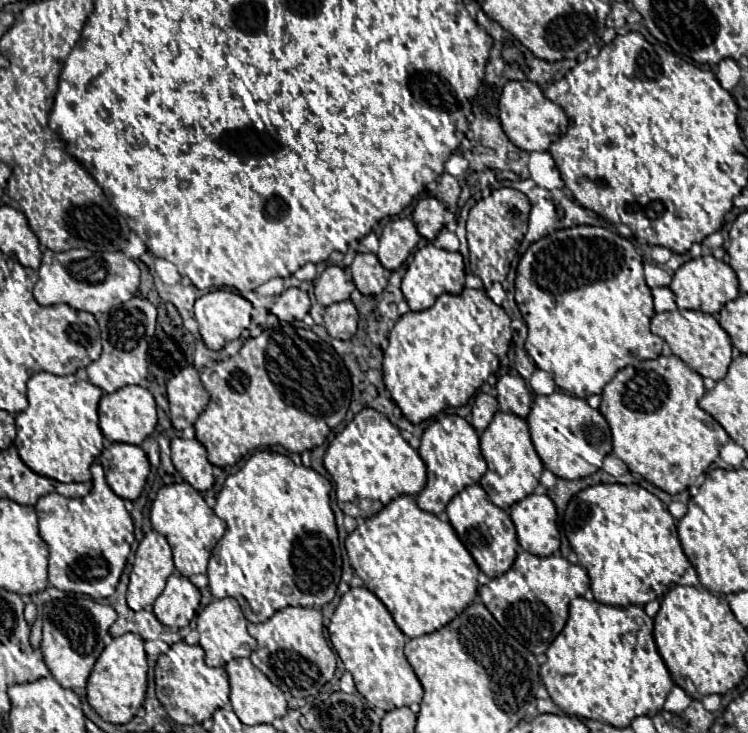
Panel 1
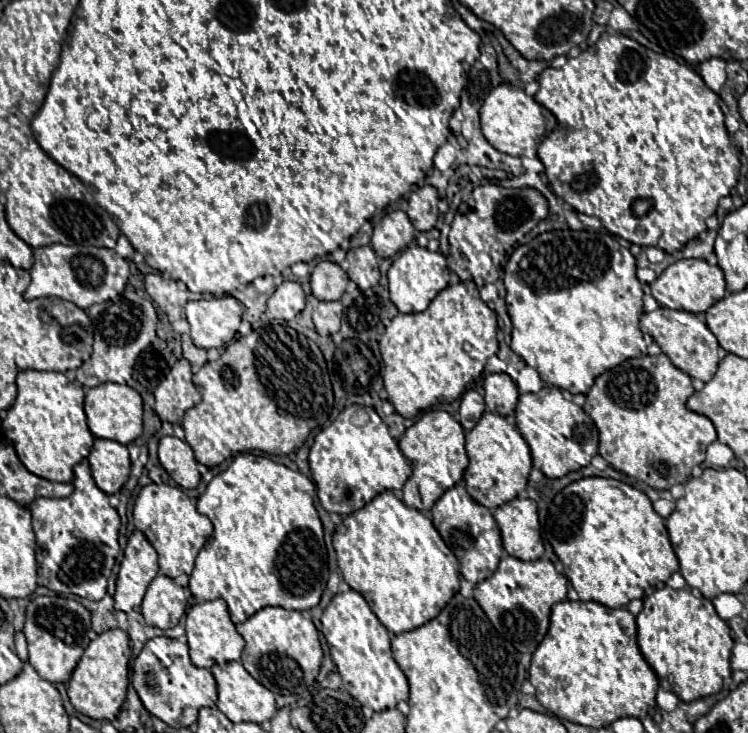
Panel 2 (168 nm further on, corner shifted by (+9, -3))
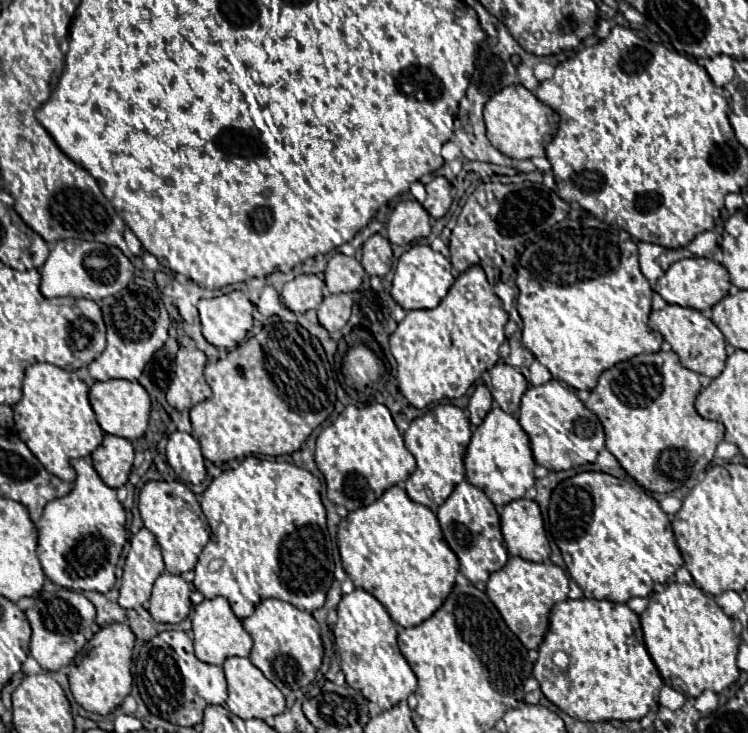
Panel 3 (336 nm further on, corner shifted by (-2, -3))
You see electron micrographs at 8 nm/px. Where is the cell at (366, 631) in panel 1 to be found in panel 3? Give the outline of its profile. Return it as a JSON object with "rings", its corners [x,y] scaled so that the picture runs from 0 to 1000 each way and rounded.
{"rings":[[[477,801],[472,809],[456,814],[445,864],[456,888],[456,913],[461,918],[464,935],[483,943],[488,954],[517,970],[555,945],[557,924],[533,888],[531,853],[520,842],[517,831],[496,809]]]}

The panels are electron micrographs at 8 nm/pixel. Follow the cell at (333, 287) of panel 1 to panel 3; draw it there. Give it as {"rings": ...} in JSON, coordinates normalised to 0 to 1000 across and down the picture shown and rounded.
{"rings":[[[448,345],[434,367],[434,389],[443,400],[472,400],[485,381],[483,359],[459,345]]]}

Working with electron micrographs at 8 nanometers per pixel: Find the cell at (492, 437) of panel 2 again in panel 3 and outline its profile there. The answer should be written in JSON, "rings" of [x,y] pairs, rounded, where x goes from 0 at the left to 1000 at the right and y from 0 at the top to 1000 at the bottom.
{"rings":[[[667,555],[656,558],[646,577],[635,585],[630,604],[622,618],[622,640],[624,656],[640,664],[662,692],[672,692],[689,681],[697,681],[707,664],[715,659],[715,626],[710,615],[710,604],[694,574],[670,561]]]}

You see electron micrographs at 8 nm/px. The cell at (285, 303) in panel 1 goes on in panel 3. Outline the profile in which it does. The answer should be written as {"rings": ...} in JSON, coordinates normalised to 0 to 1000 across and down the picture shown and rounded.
{"rings":[[[405,372],[378,392],[376,411],[392,427],[408,427],[413,422],[421,422],[426,411],[432,411],[429,394],[432,394],[432,383],[426,378]]]}

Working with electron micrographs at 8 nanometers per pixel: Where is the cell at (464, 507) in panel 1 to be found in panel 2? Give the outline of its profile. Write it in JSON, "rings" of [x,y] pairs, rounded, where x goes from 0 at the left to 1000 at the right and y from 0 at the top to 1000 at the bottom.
{"rings":[[[607,662],[604,667],[594,670],[594,675],[580,686],[575,700],[578,700],[578,714],[580,714],[583,724],[588,727],[588,733],[599,744],[599,749],[610,757],[610,763],[615,768],[615,784],[620,790],[631,793],[634,779],[639,782],[642,790],[650,790],[663,779],[666,765],[671,760],[668,722],[660,711],[658,697],[650,694],[647,689],[636,686],[626,675],[620,662]]]}

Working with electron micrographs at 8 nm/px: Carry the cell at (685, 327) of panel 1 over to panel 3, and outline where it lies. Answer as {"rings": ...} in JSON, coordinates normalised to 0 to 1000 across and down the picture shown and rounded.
{"rings":[[[892,416],[884,424],[870,424],[868,430],[868,446],[873,452],[881,452],[886,457],[886,462],[897,471],[897,476],[908,484],[910,495],[937,512],[945,514],[959,514],[972,492],[972,482],[969,482],[969,462],[967,454],[959,449],[959,443],[945,435],[937,424],[924,422],[924,419],[908,419],[908,416]]]}

